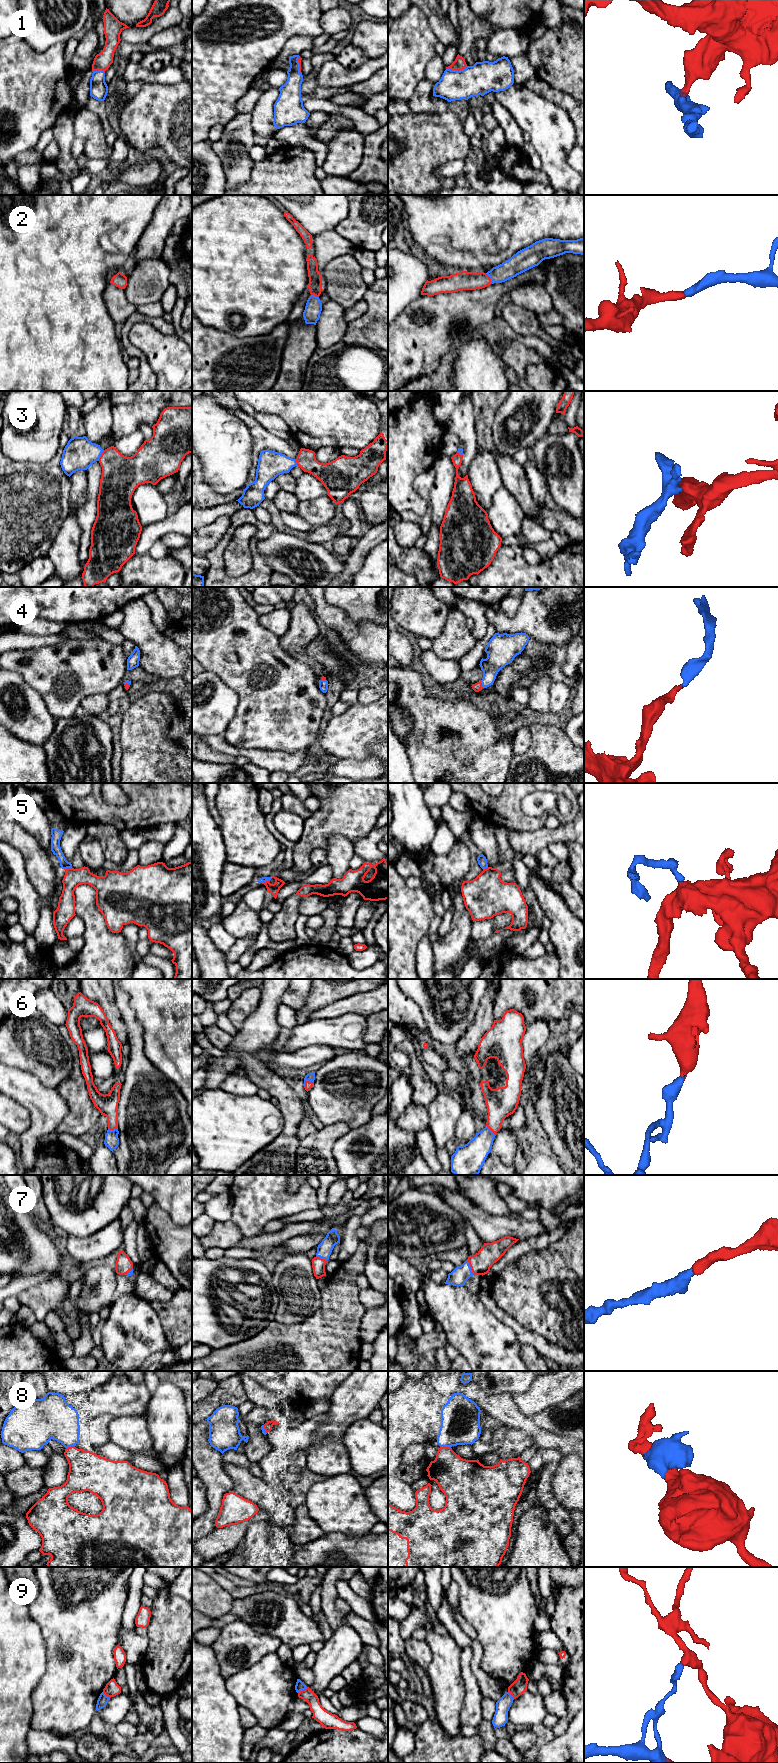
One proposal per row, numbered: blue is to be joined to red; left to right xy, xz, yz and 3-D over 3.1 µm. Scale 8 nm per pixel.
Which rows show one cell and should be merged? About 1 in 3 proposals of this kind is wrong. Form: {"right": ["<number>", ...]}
{"right": ["2", "4", "6", "7"]}

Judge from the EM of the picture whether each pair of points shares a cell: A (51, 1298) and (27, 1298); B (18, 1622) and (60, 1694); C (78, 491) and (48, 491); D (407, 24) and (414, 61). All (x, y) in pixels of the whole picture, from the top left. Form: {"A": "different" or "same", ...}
{"A": "same", "B": "different", "C": "different", "D": "same"}

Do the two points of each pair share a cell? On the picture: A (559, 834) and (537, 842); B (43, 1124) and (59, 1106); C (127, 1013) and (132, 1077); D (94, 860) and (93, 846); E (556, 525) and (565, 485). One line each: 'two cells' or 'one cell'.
A: one cell
B: one cell
C: one cell
D: one cell
E: two cells

